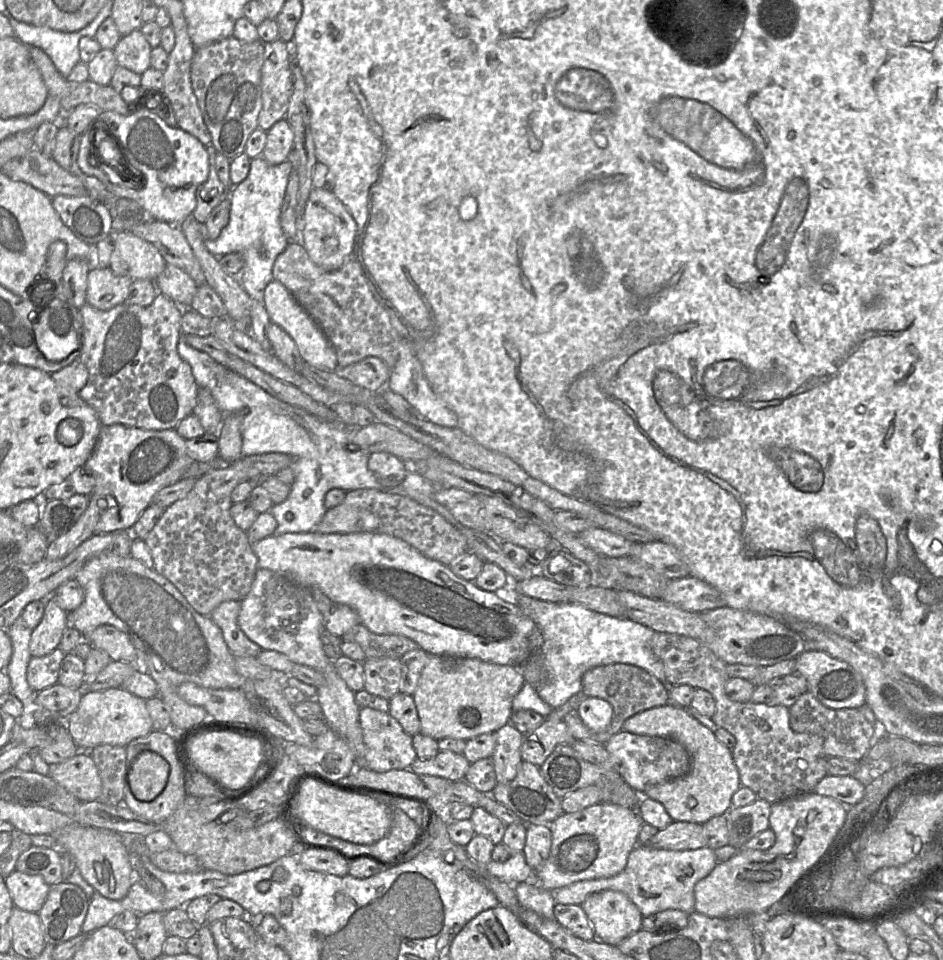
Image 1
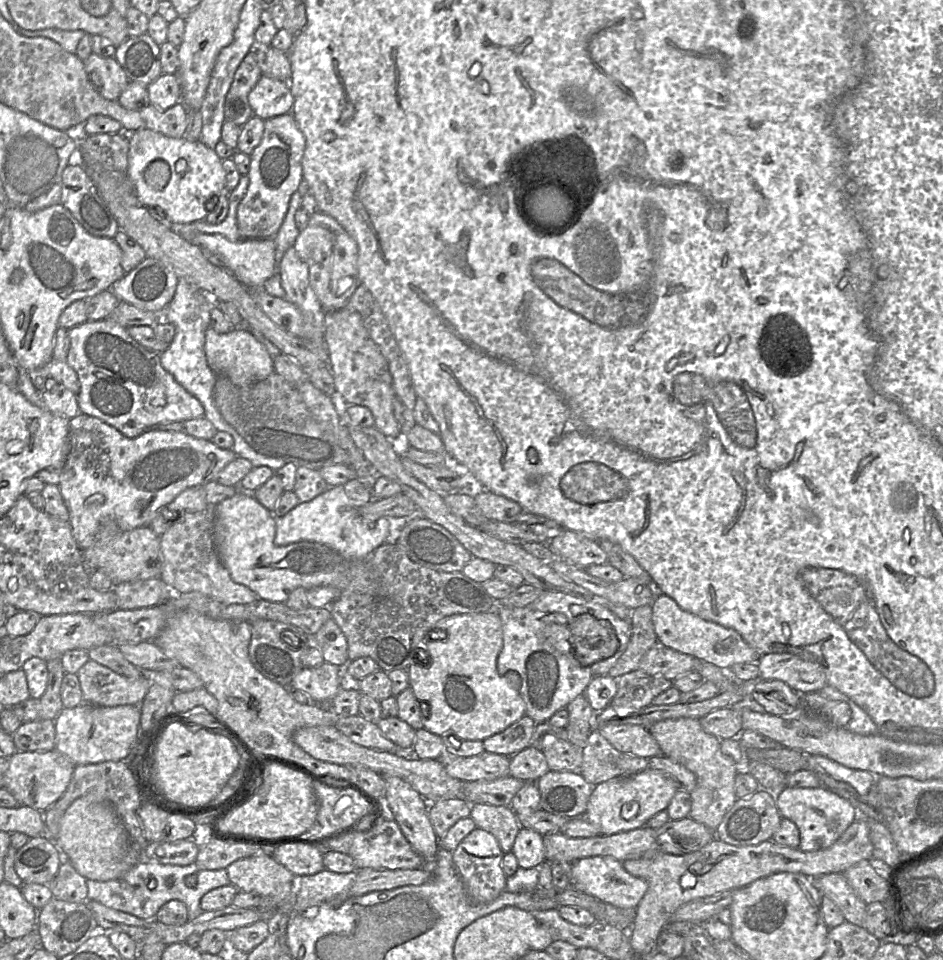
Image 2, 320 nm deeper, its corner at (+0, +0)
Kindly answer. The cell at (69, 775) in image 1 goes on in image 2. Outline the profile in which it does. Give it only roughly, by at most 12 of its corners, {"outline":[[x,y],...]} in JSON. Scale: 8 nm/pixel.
{"outline":[[51,751],[17,752],[6,788],[19,805],[45,811],[76,765]]}

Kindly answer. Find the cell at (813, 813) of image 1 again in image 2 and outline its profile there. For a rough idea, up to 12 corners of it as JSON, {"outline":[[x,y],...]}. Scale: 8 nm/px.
{"outline":[[785,787],[782,818],[804,852],[830,847],[857,819],[848,800],[822,787]]}

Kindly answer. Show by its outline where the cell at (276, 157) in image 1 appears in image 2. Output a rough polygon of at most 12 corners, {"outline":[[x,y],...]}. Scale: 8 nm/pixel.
{"outline":[[265,120],[237,208],[241,238],[274,238],[303,190],[305,136]]}

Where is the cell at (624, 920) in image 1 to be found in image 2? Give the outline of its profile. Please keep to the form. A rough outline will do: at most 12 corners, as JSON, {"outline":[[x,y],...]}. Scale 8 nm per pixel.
{"outline":[[611,856],[582,858],[569,886],[636,909],[648,883]]}

